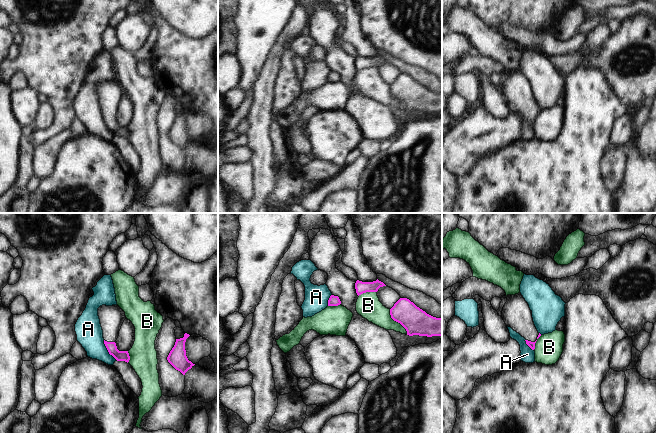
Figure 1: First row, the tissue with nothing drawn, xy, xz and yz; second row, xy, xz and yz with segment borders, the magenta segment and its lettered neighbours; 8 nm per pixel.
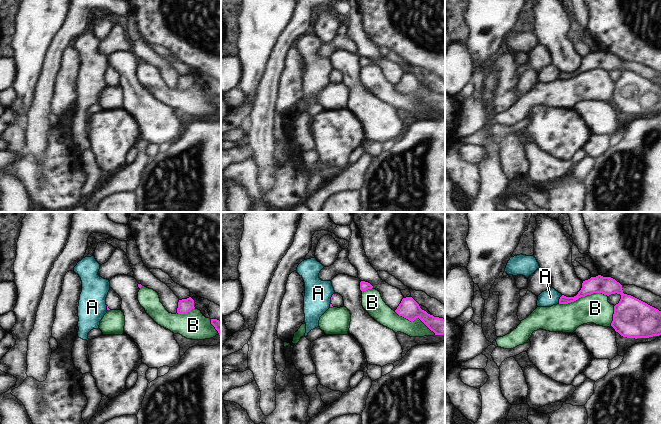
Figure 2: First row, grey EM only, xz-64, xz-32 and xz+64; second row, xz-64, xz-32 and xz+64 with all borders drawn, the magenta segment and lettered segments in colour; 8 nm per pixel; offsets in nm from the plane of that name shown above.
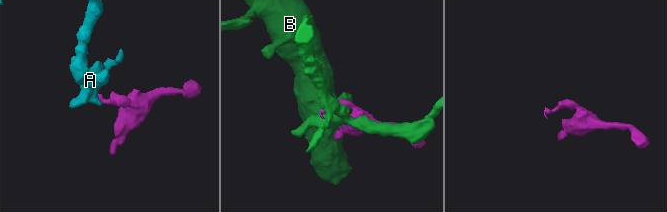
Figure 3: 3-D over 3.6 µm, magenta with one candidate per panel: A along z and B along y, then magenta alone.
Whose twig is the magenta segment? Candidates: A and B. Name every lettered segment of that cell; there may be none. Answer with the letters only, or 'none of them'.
none of them

